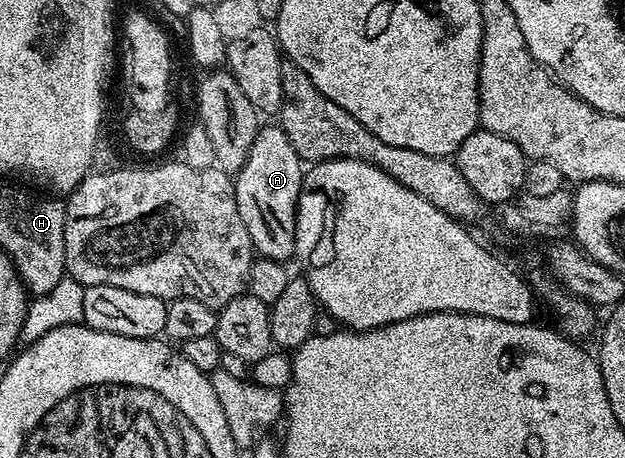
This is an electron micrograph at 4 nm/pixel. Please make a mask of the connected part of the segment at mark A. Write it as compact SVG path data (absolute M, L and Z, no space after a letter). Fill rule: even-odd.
M278 124L263 125L259 129L256 140L252 140L252 152L248 152L248 160L244 168L234 178L234 195L236 208L240 208L240 220L244 220L244 228L248 228L248 236L252 240L254 250L261 257L271 258L277 262L289 263L289 258L295 257L296 244L296 212L298 211L298 197L302 191L302 175L304 161L292 146L292 142Z

